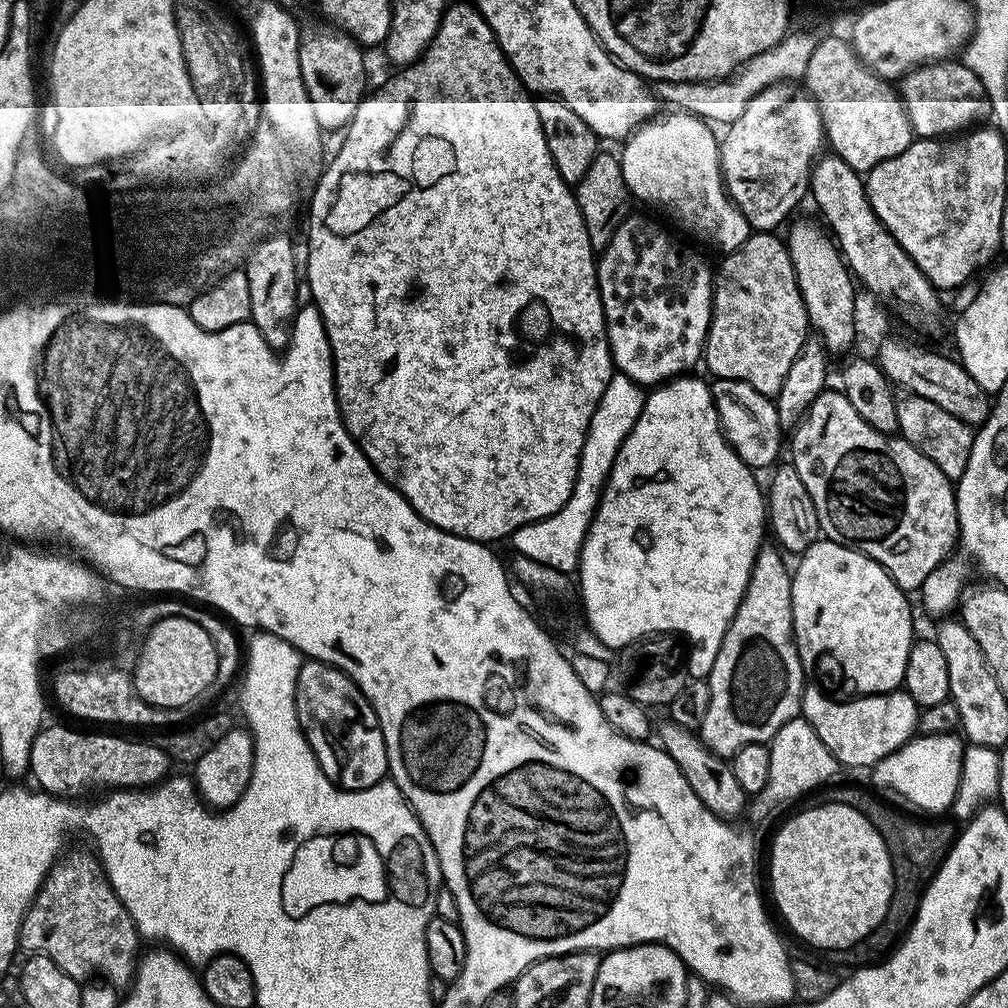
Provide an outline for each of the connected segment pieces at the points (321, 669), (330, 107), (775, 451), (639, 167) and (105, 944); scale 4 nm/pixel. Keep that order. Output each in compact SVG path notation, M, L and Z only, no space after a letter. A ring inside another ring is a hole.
M305 659L296 679L296 713L326 778L348 792L366 790L389 775L386 742L376 712L345 672Z
M312 32L300 42L302 82L313 104L314 118L325 132L339 133L352 123L360 101L366 95L364 89L365 49L357 44L347 32Z
M716 380L711 385L711 390L711 401L715 404L720 419L720 431L729 446L744 459L749 468L771 469L781 459L779 456L782 425L775 403L758 390L745 386L740 380Z
M679 110L668 111L670 112L666 113L665 116L660 114L649 120L647 124L641 124L627 140L623 141L622 148L624 148L624 152L621 151L619 153L620 165L622 166L622 178L626 178L626 186L628 187L629 193L631 193L635 199L637 196L638 199L645 200L646 203L653 204L656 208L661 208L670 219L677 220L690 235L697 236L702 243L713 244L714 247L721 248L721 253L724 254L733 252L733 250L742 247L745 242L748 241L750 229L746 218L742 214L742 210L738 210L738 206L730 199L727 190L724 189L724 175L720 169L720 140L718 136L715 136L715 134L711 132L710 129L712 128L708 121L700 119L699 116L694 116L689 112Z
M65 851L52 865L20 924L18 944L23 951L25 948L25 953L45 956L50 958L50 962L58 962L58 966L62 966L70 978L81 982L93 977L103 978L116 989L124 990L131 985L136 975L138 957L142 952L142 937L136 931L136 924L130 914L122 906L118 894L110 886L104 865L91 851L88 852Z

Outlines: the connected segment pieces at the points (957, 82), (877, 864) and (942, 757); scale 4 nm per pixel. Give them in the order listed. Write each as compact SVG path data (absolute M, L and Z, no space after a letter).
M962 62L928 63L923 67L913 68L912 71L905 73L899 81L898 91L900 99L904 101L906 114L912 123L912 131L920 138L948 138L953 134L963 133L965 130L987 121L992 111L978 74L974 74L974 70L970 70Z
M817 804L808 806L805 812L800 812L797 816L792 816L776 832L776 837L772 840L772 861L768 864L768 872L772 875L772 900L776 903L776 908L780 911L780 916L792 927L792 932L796 936L801 936L808 944L813 944L816 948L836 948L843 950L859 944L862 938L872 936L876 927L881 927L886 918L886 910L890 906L892 897L892 863L890 854L886 850L886 842L882 834L861 812L854 810L854 806L845 804Z
M951 732L937 736L917 734L875 765L874 773L886 787L905 796L914 807L934 812L930 814L944 814L951 809L960 785L965 747L965 741Z

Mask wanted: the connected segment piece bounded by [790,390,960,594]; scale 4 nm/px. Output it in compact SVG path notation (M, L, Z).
M825 390L821 392L818 398L814 398L814 402L808 407L807 412L801 416L800 423L795 425L793 432L796 433L792 436L790 462L798 470L803 484L806 485L806 490L810 490L810 498L814 498L814 510L818 510L821 533L827 539L838 542L842 546L857 548L862 554L866 554L874 562L882 565L890 574L892 581L904 589L905 593L915 593L924 585L926 578L930 578L934 569L953 555L954 549L957 547L960 523L956 517L956 489L953 481L948 480L944 471L938 466L934 466L934 462L930 462L930 458L926 458L926 454L922 454L914 446L910 446L910 442L906 442L899 435L874 430L870 426L870 422L862 422L858 410L854 410L854 406L850 406L843 391L835 391Z

